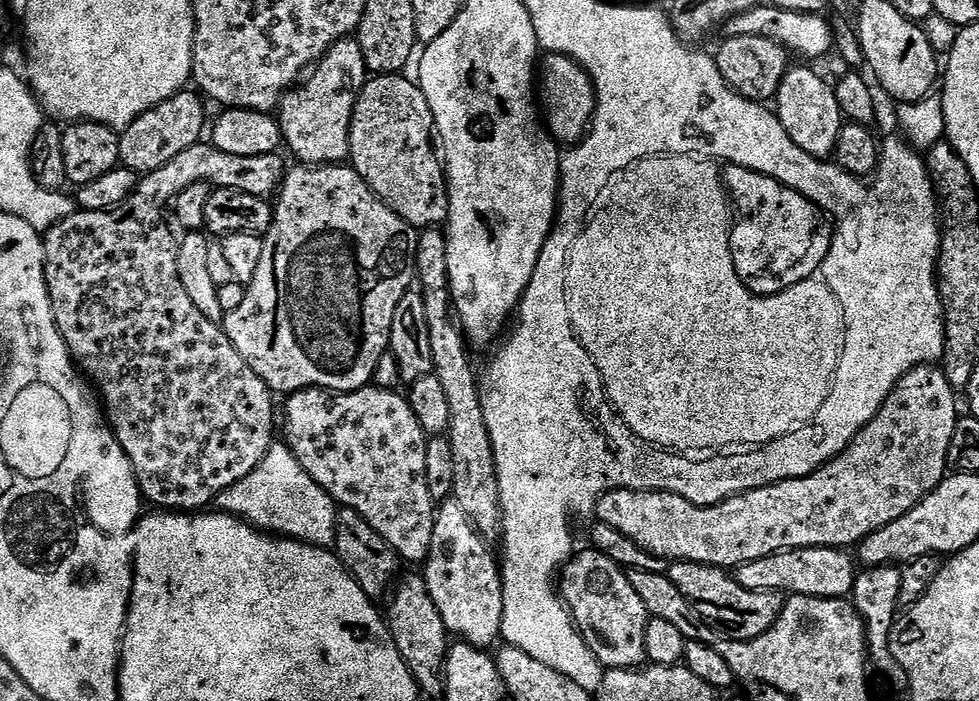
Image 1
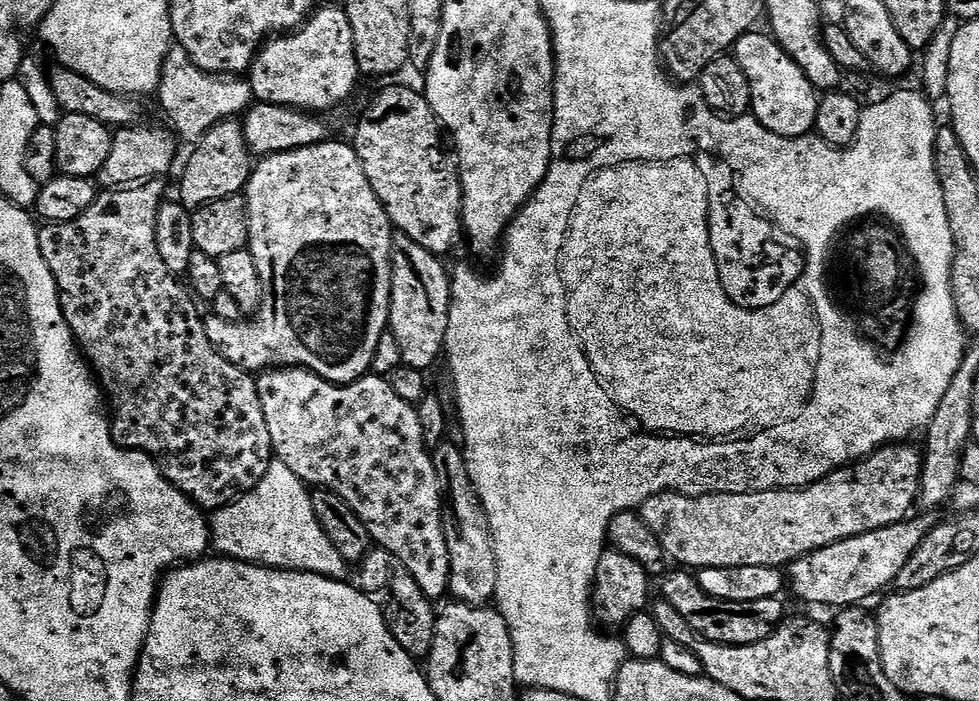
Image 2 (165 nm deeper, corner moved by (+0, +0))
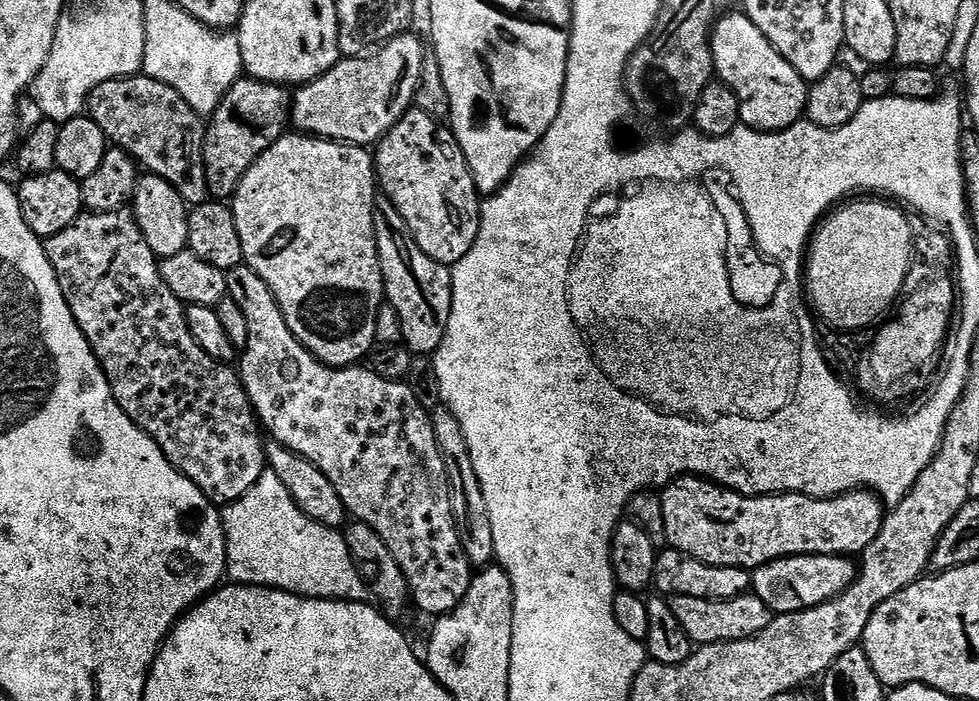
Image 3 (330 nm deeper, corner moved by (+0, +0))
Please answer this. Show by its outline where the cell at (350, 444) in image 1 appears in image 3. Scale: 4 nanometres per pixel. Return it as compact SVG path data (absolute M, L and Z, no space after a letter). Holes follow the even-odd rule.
M243 263L231 268L226 273L226 286L228 296L234 298L234 302L238 302L242 314L246 317L246 327L250 329L250 334L246 334L246 346L239 353L238 375L244 384L248 401L252 403L252 411L255 412L263 431L267 435L269 432L272 435L271 439L282 445L283 448L288 448L294 454L314 462L314 466L318 466L318 470L322 470L322 474L326 474L326 478L330 478L334 490L338 490L338 498L342 498L347 515L355 518L359 523L370 526L370 530L374 530L374 534L378 534L378 538L382 538L382 542L386 542L386 550L390 550L390 554L394 554L394 558L402 570L404 580L410 589L410 600L413 605L417 604L429 618L444 616L447 612L452 612L454 606L458 606L458 602L462 602L472 581L474 568L469 564L466 554L462 550L462 542L458 538L458 530L450 510L446 466L442 462L442 454L438 450L438 442L434 438L434 426L429 409L422 407L418 398L414 398L414 390L410 390L407 382L378 378L378 374L374 374L366 366L332 368L329 364L324 364L316 359L312 353L307 352L298 342L298 338L294 338L290 326L286 326L286 318L282 318L282 310L270 290L270 286L266 282L262 282L262 278L258 278L258 274L248 264Z

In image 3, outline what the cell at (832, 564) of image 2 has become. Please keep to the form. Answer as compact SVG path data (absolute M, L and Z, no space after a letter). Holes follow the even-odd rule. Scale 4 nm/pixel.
M783 556L751 573L750 592L762 598L773 614L801 612L840 595L857 571L857 565L846 556Z

